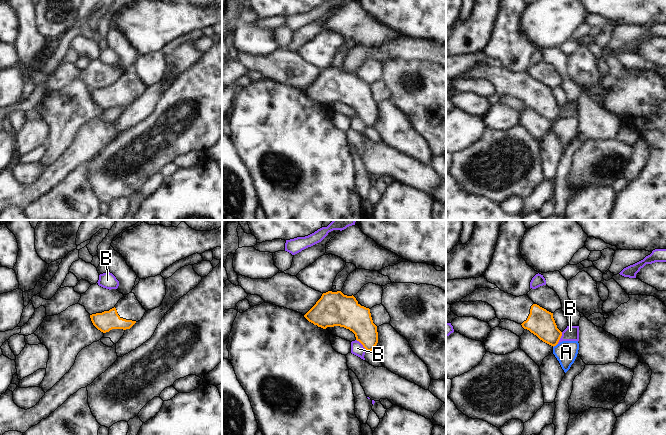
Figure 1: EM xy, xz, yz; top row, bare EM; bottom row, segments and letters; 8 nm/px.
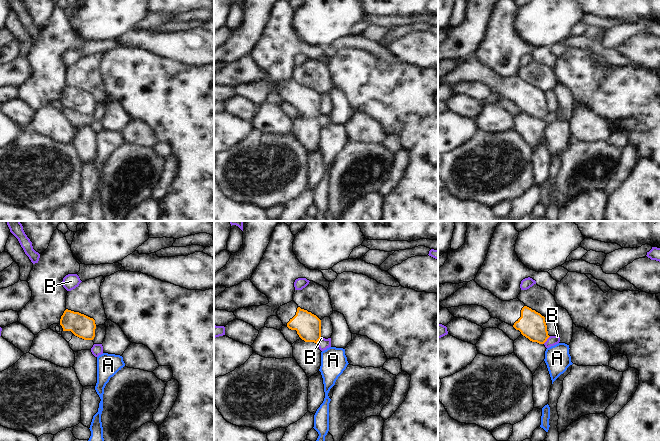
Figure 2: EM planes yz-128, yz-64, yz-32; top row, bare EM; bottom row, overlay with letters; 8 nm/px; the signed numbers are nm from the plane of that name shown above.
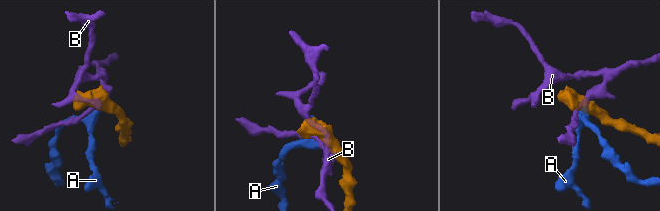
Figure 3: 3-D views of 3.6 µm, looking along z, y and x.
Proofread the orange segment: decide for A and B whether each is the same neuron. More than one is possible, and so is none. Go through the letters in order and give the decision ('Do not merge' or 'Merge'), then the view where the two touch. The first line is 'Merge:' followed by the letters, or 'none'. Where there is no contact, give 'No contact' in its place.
Merge: none
A: Do not merge. Touches orange in yz
B: Do not merge. Touches orange in xz

